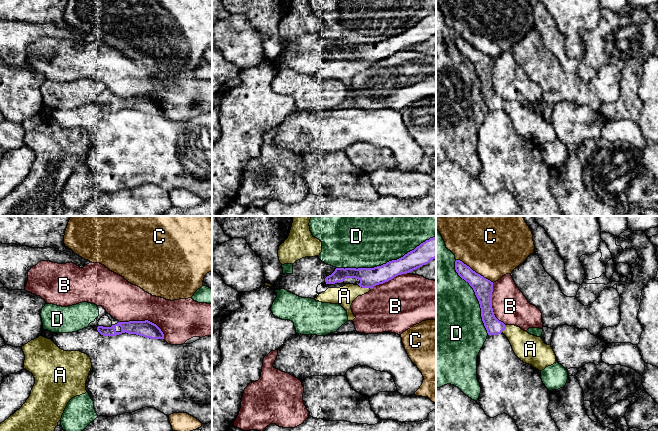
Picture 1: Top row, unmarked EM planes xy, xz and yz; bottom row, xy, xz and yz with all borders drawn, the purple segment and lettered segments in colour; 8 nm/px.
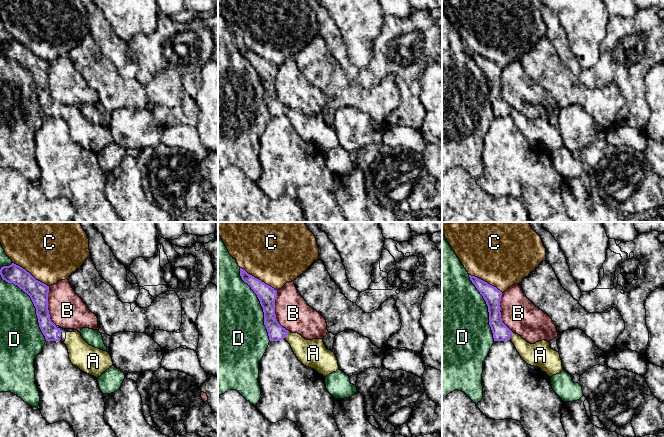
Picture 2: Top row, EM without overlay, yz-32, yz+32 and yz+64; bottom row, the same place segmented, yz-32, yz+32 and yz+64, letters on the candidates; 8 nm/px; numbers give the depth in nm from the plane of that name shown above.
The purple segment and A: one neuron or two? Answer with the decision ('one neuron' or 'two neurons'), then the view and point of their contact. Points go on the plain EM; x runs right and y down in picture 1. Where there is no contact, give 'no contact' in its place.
one neuron | xz (364, 63)

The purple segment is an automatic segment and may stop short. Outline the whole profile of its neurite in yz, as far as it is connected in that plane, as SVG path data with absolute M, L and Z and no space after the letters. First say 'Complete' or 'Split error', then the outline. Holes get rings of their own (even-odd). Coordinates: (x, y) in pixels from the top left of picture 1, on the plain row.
Split error. M460 36L455 37L455 46L473 64L488 111L503 109L508 114L515 131L539 147L557 138L551 121L545 120L541 113L531 111L515 101L505 101L495 93L492 84L493 58L476 49Z

